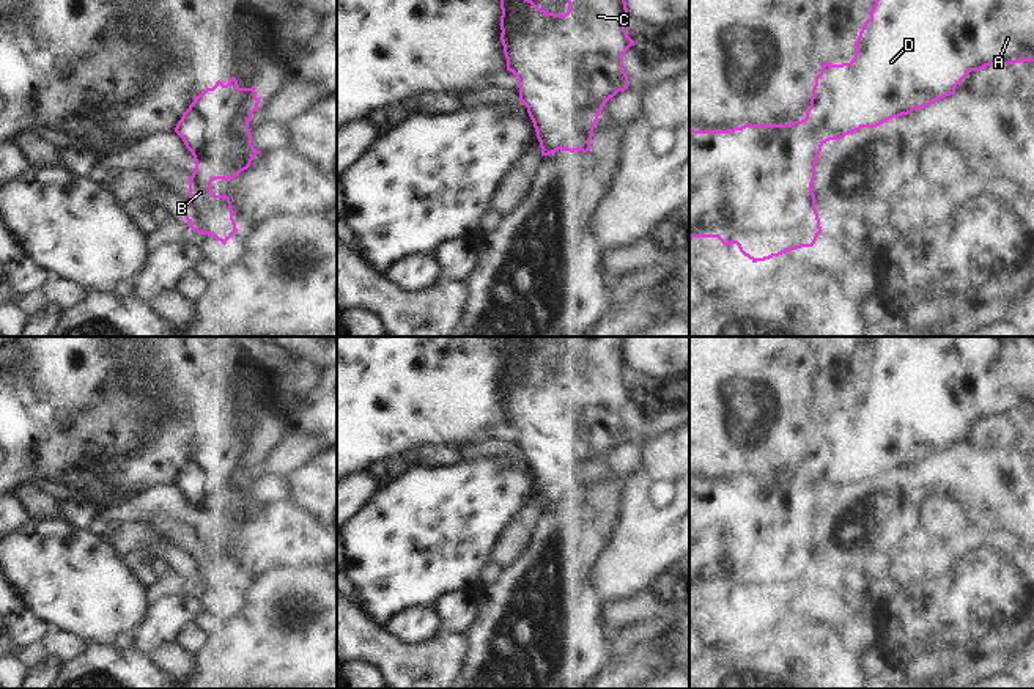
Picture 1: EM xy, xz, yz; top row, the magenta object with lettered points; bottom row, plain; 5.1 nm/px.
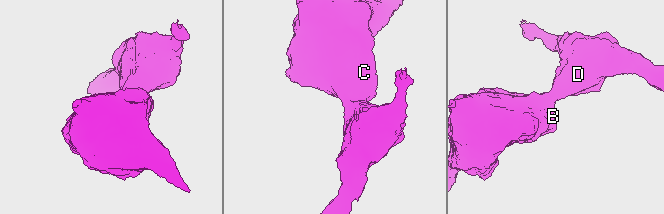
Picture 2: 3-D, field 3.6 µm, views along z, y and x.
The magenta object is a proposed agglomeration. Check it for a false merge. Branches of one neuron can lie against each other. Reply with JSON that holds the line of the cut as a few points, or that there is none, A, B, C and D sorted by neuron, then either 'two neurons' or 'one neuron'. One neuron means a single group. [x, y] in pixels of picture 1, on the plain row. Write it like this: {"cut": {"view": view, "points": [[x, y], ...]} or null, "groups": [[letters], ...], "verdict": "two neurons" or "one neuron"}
{"cut": null, "groups": [["A", "B", "C", "D"]], "verdict": "one neuron"}

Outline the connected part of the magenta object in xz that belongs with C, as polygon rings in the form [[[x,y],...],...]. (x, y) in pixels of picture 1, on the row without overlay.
[[[496,337],[500,348],[500,393],[507,423],[518,431],[519,453],[527,459],[541,508],[549,508],[559,502],[587,505],[604,456],[619,444],[628,442],[623,406],[634,398],[634,393],[623,379],[623,371],[628,367],[625,337],[562,337],[568,346],[565,367],[548,365],[526,351],[524,343],[530,338],[534,337]]]

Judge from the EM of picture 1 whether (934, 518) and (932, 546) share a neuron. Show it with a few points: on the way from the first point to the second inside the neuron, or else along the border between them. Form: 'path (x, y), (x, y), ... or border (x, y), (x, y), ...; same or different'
path (934, 524), (934, 540); same

